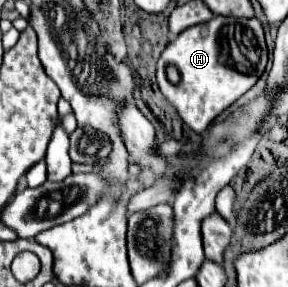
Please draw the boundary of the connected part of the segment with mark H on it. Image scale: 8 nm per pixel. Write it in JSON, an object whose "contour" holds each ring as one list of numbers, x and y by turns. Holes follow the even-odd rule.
{"contour":[[213,16,209,22,191,26,187,30,183,30,171,44,167,44,167,48,163,50,159,64,157,64,157,82,159,88,163,92,163,96,177,108,179,116,183,118,183,122,195,130,197,134,205,132,209,128,209,124,221,114,225,112,233,102,237,102,263,74,267,64,267,48,265,48,265,36,263,36,263,26,257,18,233,18,233,16],[225,34,225,42,227,46,237,46,237,56,241,52,255,52,253,58,247,60,231,60,231,54,225,60,223,54,223,40],[237,64,245,64,251,70,249,72,239,72],[165,66,177,66,181,80,179,84,171,84,165,76]]}

